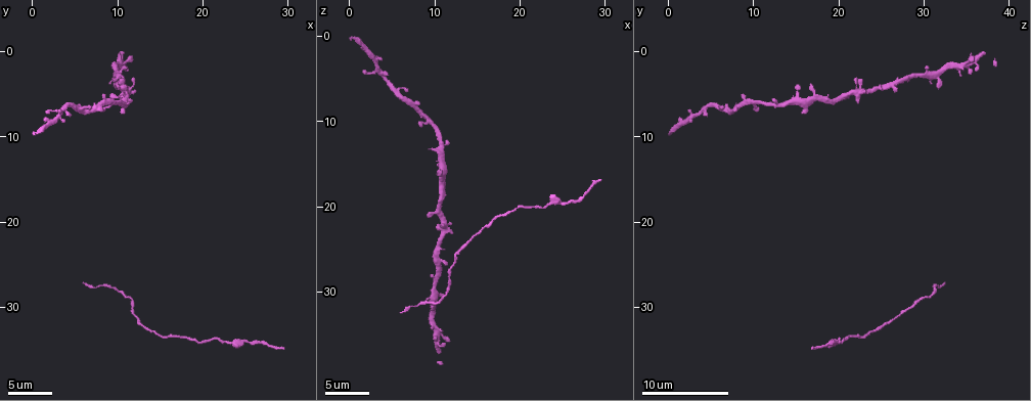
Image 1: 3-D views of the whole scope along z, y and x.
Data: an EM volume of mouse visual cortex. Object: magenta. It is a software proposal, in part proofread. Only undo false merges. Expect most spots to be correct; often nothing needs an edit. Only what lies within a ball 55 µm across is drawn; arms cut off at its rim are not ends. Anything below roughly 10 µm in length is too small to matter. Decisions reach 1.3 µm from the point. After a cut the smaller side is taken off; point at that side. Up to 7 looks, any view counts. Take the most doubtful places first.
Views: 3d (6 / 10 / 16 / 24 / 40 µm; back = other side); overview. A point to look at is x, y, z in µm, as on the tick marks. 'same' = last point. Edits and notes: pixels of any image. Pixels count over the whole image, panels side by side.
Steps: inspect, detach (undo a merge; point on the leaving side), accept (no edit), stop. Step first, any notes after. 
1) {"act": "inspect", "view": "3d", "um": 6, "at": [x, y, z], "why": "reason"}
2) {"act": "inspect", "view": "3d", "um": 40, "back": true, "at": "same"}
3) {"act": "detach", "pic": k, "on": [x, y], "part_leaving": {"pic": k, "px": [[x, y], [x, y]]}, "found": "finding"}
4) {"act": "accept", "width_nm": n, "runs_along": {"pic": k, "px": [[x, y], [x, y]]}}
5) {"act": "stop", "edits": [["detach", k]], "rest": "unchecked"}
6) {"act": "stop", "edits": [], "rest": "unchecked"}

{"act": "inspect", "view": "3d", "um": 10, "at": [23.0, 34.0, 19.8], "why": "thick turns thin"}

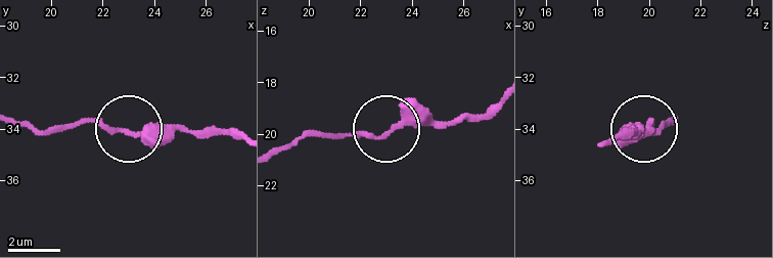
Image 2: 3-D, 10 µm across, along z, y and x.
{"act": "inspect", "view": "3d", "um": 6, "at": [22.9, 34.0, 20.0], "why": "zoom in"}

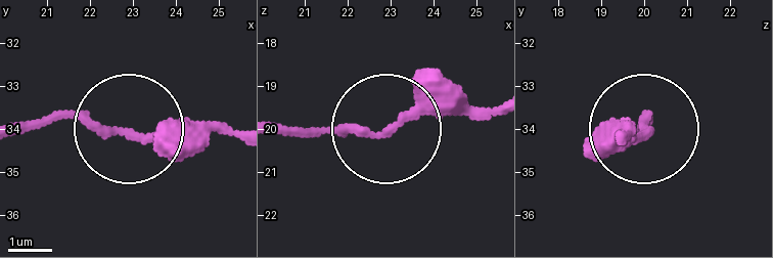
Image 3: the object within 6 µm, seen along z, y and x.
{"act": "accept", "runs_along": {"pic": 3, "px": [[25, 131], [57, 120], [233, 131]]}, "found": "all the same neuron"}

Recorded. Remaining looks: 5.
{"act": "inspect", "view": "3d", "um": 16, "at": [14.2, 32.8, 24.2], "why": "sudden change in width"}

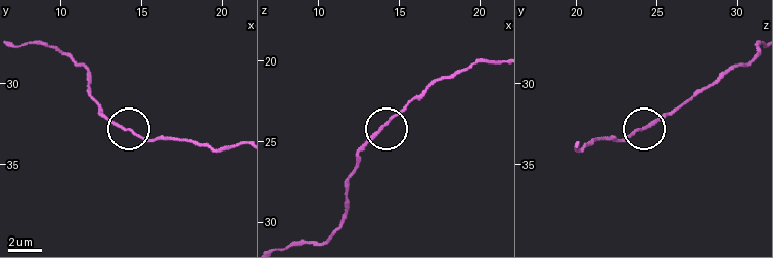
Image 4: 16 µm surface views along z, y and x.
{"act": "accept", "width_nm": 180, "found": "continuous, no second neuron"}

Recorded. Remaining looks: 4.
{"act": "inspect", "view": "3d", "um": 16, "at": [11.6, 30.2, 28.2], "why": "narrows sharply"}

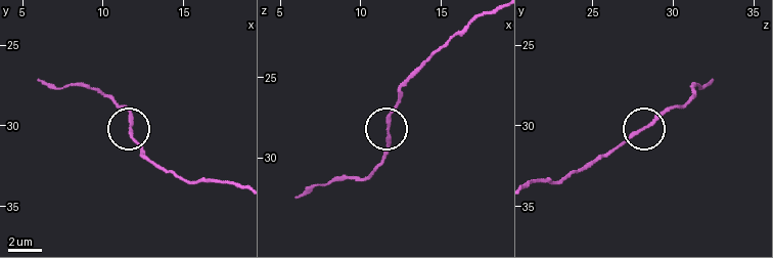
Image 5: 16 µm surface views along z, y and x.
{"act": "inspect", "view": "3d", "um": 6, "at": [11.7, 30.2, 28.2]}

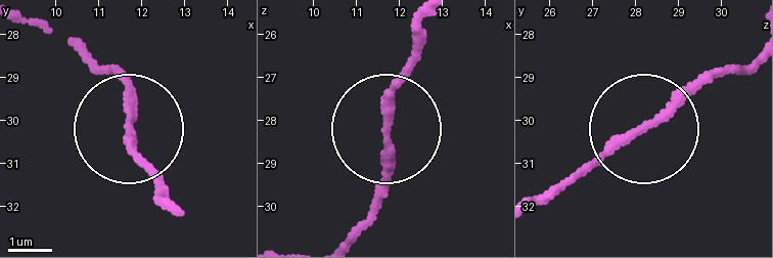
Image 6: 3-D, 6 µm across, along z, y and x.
{"act": "accept", "found": "all the same neuron"}

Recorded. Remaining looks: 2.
{"act": "stop", "edits": [], "rest": "unchecked"}

